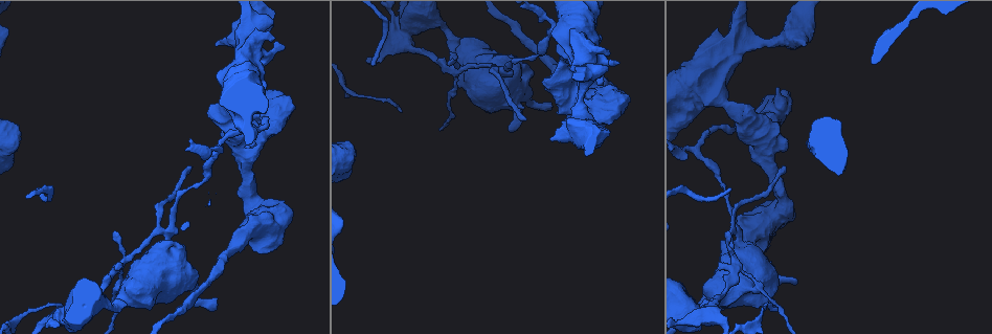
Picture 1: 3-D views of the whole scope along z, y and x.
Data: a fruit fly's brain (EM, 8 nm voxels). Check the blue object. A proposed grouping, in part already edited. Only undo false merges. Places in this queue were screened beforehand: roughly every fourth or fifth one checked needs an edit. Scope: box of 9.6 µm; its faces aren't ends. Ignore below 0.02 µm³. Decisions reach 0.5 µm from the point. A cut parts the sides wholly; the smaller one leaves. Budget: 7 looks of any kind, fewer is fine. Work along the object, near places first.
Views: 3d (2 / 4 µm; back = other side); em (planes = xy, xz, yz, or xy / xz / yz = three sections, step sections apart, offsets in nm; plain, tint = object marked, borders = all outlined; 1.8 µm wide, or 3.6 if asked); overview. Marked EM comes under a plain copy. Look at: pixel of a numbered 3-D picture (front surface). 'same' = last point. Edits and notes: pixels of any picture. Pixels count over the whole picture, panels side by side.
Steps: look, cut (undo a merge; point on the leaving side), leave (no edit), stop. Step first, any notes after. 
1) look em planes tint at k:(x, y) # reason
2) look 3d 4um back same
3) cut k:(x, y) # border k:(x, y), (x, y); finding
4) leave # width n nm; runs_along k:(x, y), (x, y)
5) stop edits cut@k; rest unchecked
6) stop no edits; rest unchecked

look 3d 4um at 1:(249, 34) # small branch off a trunk

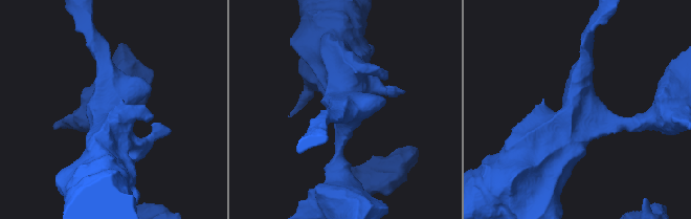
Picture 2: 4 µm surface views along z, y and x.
look em planes tint at 2:(112, 108) # shape alone is not enough

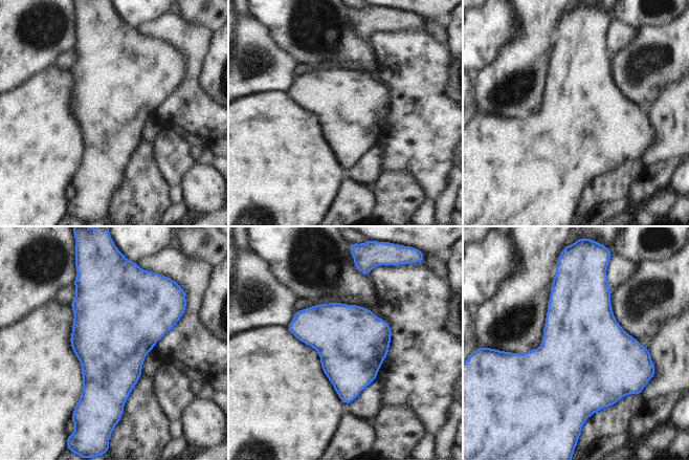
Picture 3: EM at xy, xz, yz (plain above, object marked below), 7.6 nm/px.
leave # one neuron here

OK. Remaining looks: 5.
look 3d 4um at 1:(565, 78) # sudden change in width

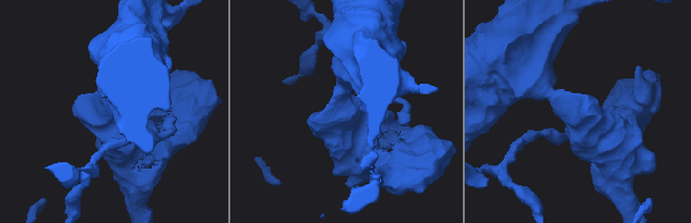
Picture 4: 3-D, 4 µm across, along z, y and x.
look em 3.6um planes borders at 4:(582, 112) # now the EM

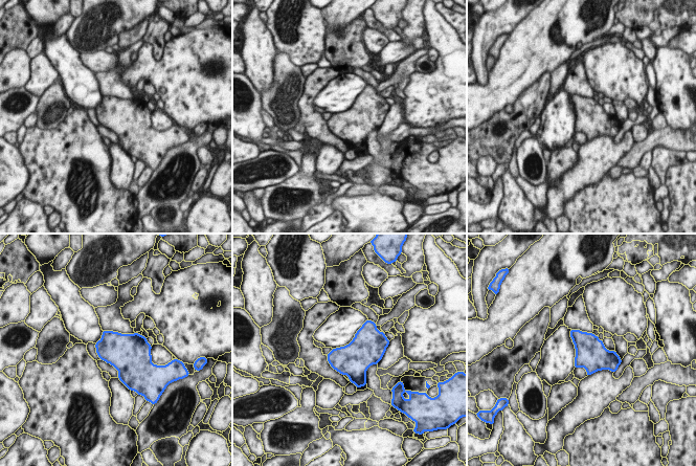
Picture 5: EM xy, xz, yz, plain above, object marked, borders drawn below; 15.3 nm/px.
leave # all the same neuron

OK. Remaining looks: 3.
look 3d 4um at 1:(780, 214) # sudden change in width

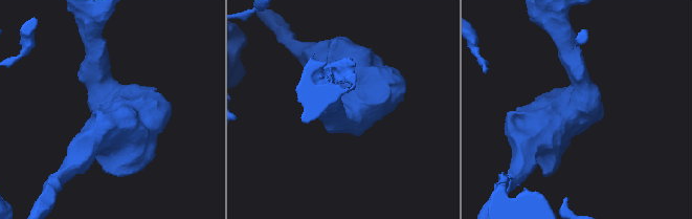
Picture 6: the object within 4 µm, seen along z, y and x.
look em 3.6um planes tint at 6:(355, 110)

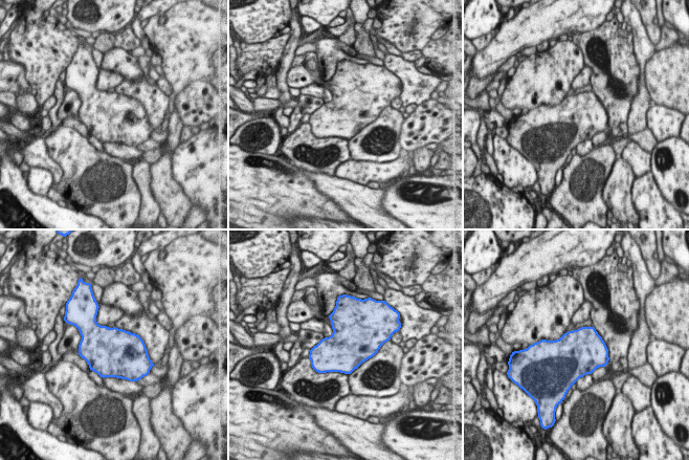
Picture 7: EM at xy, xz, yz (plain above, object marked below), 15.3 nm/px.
leave # continuous, no second neuron

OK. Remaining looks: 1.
stop no edits; rest unchecked

